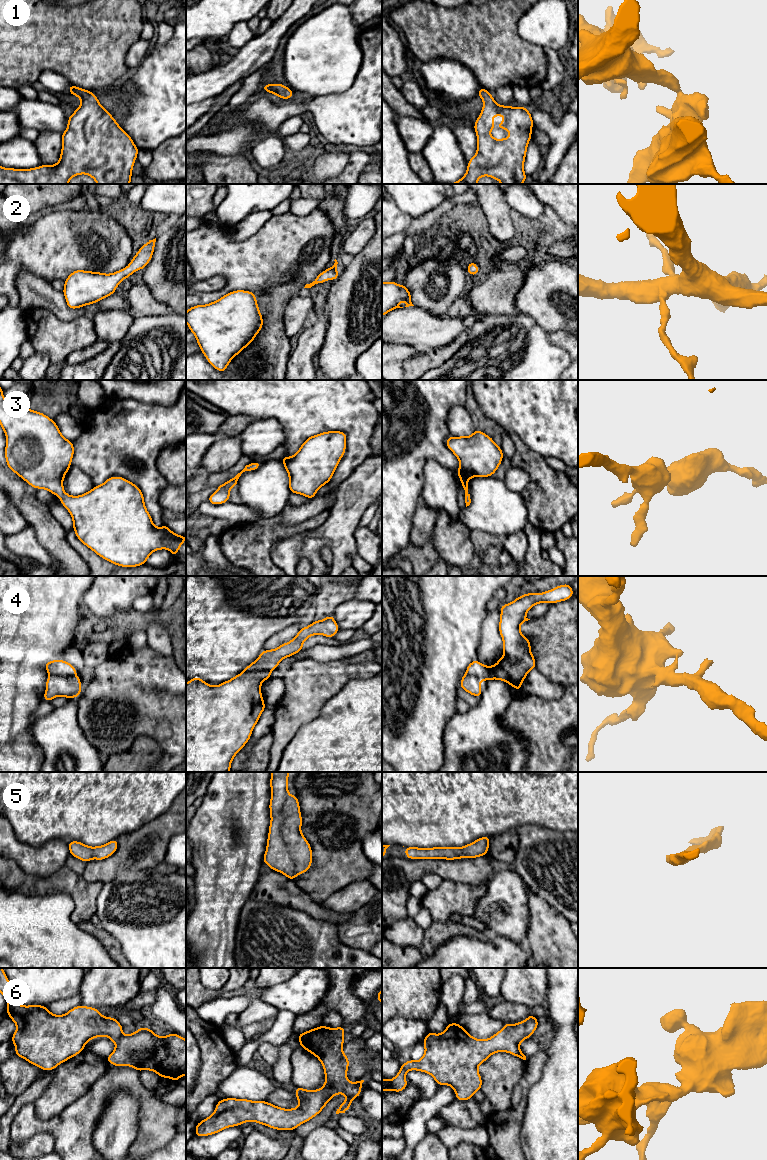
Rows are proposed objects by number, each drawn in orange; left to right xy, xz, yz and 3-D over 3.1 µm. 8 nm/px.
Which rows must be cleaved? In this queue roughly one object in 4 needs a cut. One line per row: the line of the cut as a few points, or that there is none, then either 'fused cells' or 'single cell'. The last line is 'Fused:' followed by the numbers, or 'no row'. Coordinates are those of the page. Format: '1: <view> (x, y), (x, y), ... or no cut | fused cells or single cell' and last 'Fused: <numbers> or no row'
1: no cut | single cell
2: no cut | single cell
3: no cut | single cell
4: xy (75, 674), (70, 676), (49, 676) | fused cells
5: no cut | single cell
6: no cut | single cell
Fused: 4

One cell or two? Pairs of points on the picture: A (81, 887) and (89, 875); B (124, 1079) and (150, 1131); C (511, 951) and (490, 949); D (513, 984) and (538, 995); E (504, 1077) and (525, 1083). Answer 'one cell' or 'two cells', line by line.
A: two cells
B: one cell
C: one cell
D: one cell
E: two cells

